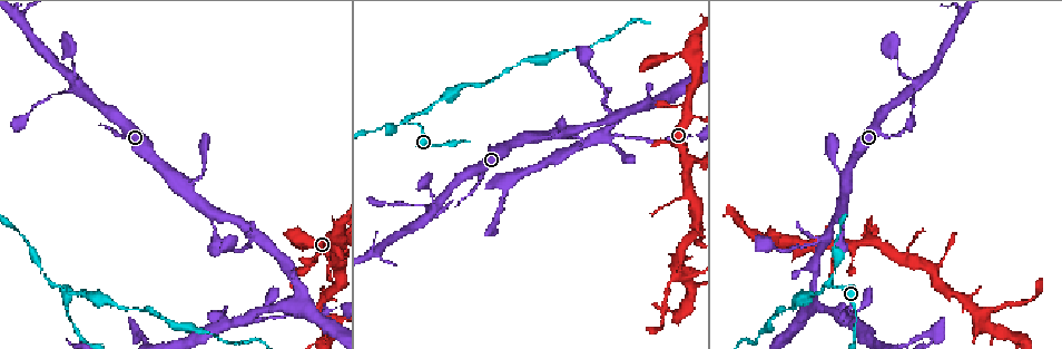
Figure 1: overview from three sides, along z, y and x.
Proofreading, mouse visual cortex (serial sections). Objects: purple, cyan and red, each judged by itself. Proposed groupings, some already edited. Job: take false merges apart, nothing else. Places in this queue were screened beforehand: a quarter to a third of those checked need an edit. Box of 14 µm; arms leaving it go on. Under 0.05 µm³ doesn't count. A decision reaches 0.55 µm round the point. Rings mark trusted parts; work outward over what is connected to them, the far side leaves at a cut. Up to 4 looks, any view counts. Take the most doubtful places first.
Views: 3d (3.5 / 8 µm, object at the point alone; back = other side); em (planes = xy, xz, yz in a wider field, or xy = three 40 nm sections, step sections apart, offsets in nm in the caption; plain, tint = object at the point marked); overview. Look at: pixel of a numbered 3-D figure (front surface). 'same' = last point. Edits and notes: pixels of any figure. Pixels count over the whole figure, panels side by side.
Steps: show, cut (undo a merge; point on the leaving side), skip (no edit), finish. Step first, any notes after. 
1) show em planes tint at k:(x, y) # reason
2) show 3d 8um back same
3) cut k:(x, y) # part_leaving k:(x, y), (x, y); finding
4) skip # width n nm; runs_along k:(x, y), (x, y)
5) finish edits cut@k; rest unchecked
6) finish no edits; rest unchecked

show 3d 3.5um at 1:(828, 286) # branch point

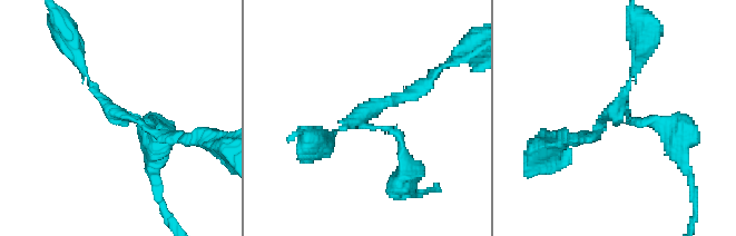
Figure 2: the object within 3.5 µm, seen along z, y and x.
show em xy step 2 tint at 2:(362, 121) # now the EM

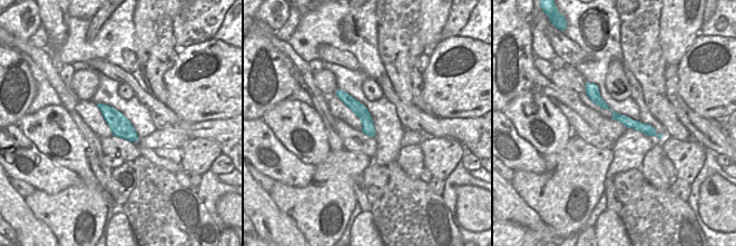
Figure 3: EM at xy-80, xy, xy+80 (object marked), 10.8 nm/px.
cut 2:(411, 96) # part_leaving 2:(363, 121), (445, 65); two cells meet here

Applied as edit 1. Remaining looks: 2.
show 3d 8um at 1:(18, 16) # branch point

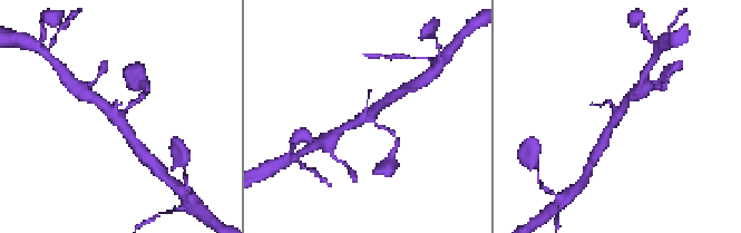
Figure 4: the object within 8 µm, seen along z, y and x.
show em xy step 2 tint at 4:(365, 119) # shape alone is not enough

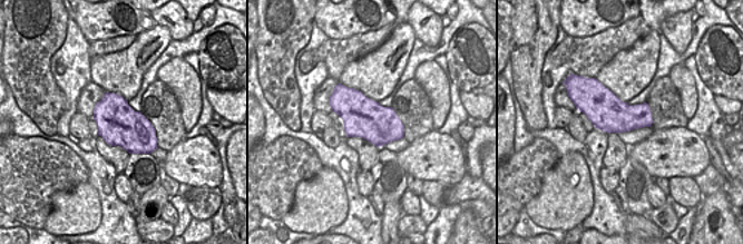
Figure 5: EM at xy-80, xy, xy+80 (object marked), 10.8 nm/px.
skip # runs_along 4:(134, 141), (116, 116), (91, 97); one cell here

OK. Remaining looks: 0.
finish edits cut@2; rest unchecked

